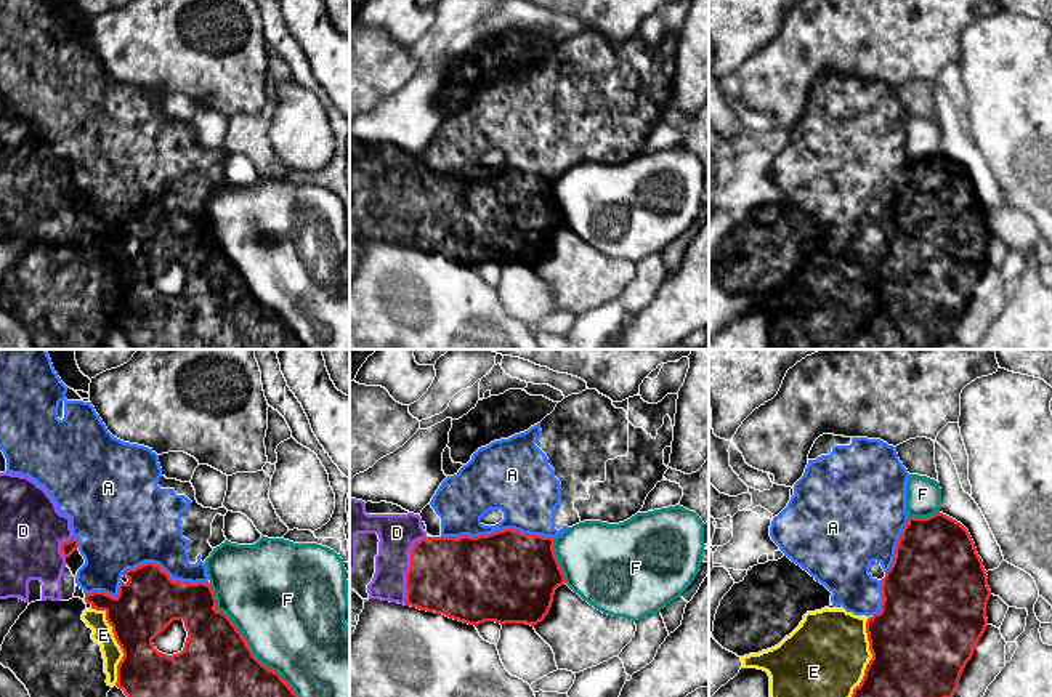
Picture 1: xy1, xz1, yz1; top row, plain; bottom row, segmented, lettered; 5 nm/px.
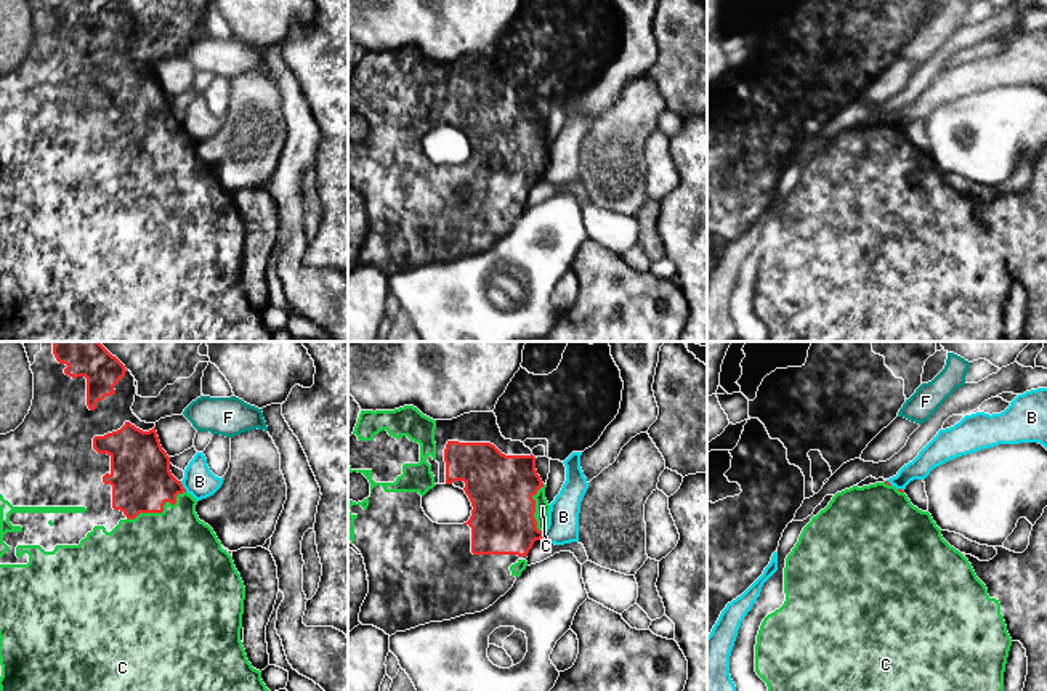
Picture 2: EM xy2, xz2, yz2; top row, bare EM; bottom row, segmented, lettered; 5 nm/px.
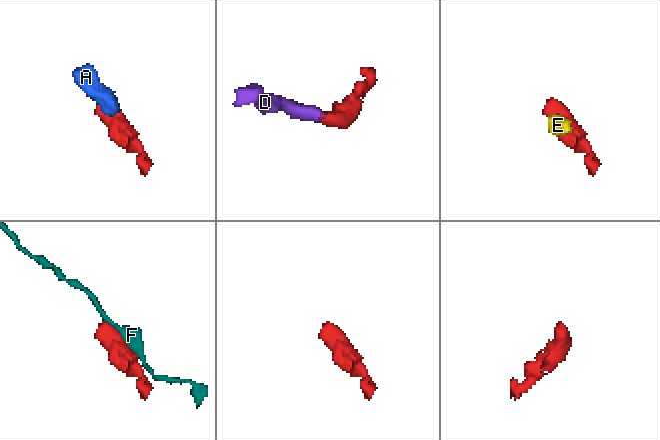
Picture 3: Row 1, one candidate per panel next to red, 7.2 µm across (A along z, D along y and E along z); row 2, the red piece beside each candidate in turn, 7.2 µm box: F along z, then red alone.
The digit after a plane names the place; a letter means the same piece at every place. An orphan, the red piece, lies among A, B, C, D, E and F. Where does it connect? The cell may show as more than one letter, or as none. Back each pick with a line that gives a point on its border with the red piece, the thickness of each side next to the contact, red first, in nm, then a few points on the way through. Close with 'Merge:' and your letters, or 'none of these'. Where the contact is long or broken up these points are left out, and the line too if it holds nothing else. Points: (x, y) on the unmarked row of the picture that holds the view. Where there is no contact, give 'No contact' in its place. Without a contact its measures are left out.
C: Touches red at xy2 (159, 153). Thickness 300 nm (red) against 500 nm
D: Touches red at xz1 (409, 210). Thickness 400 nm (red) against 190 nm
Merge: C, D

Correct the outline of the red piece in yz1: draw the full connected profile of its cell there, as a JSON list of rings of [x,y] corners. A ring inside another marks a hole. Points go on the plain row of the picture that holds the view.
[[[940,152],[929,159],[909,159],[880,232],[880,252],[866,263],[872,300],[853,330],[850,349],[930,349],[953,340],[988,268],[986,245],[991,237],[969,171]]]

